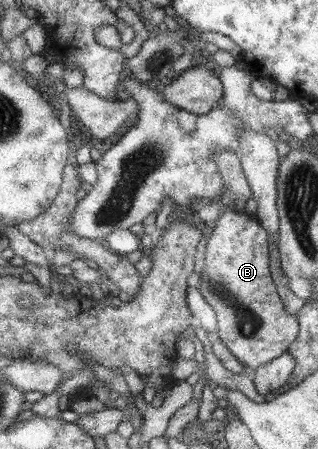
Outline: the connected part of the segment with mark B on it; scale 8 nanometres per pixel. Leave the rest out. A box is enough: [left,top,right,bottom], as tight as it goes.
[198,201,298,374]

